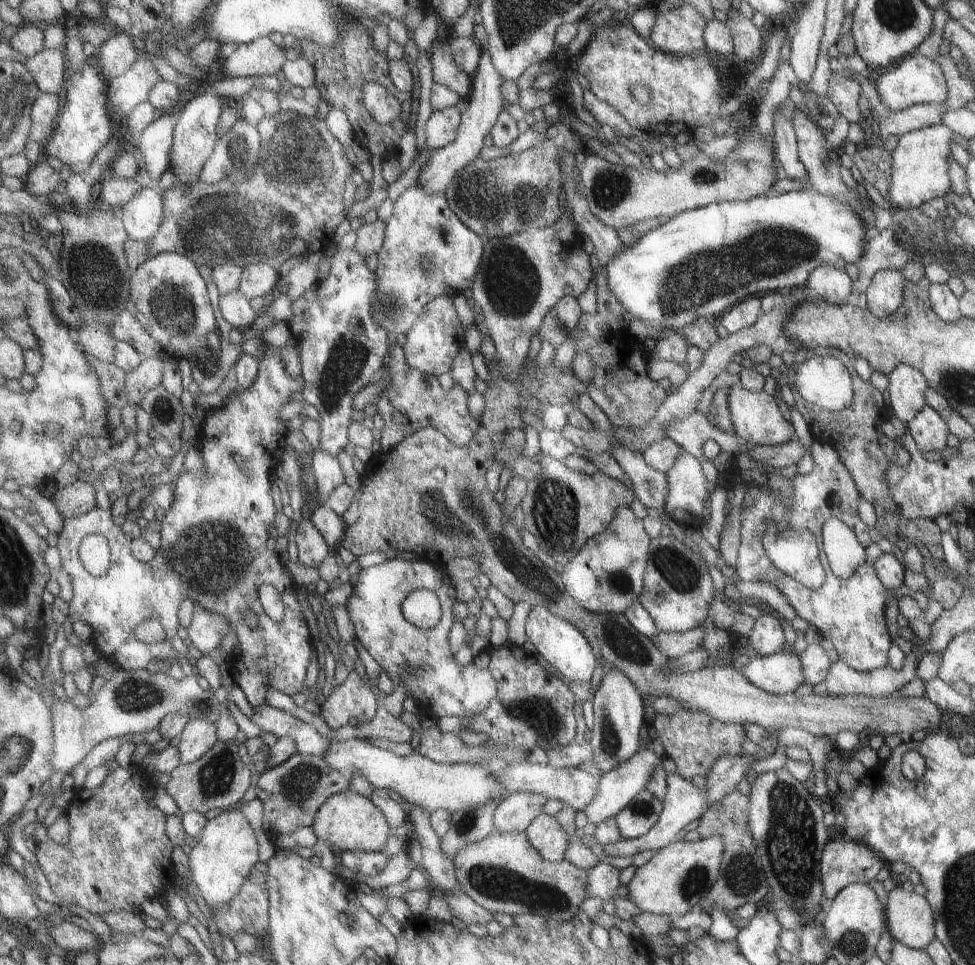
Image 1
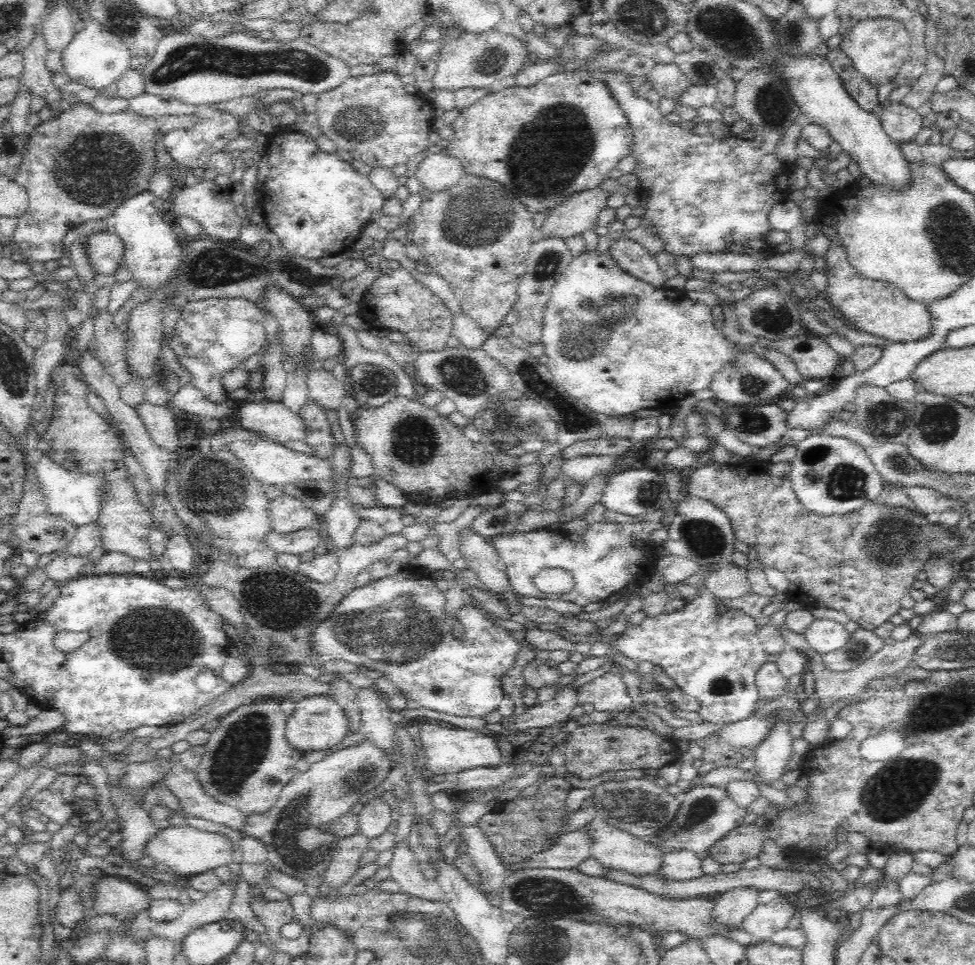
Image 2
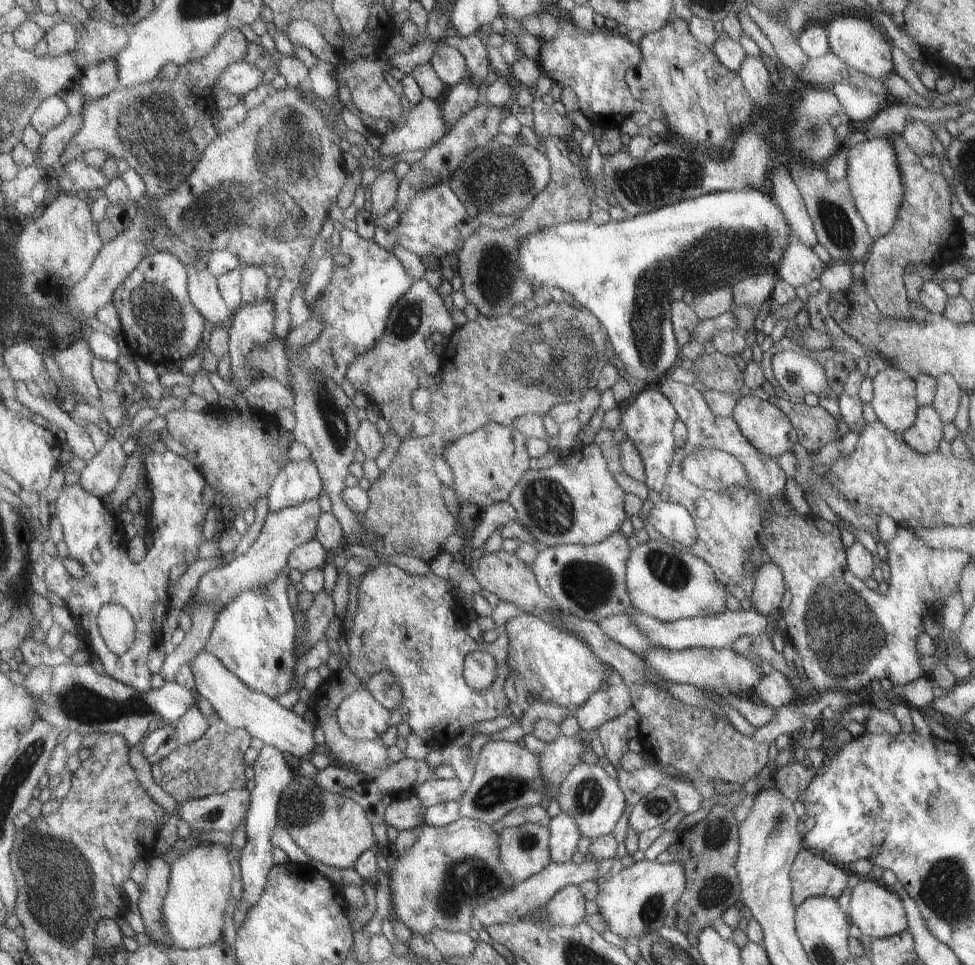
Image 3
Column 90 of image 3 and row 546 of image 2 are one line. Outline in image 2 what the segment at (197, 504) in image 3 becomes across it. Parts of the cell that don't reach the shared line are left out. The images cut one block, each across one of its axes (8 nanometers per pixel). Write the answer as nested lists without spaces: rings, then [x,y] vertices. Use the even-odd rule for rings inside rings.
[[[638,519],[631,524],[601,520],[588,524],[584,535],[576,542],[565,538],[563,533],[553,533],[547,527],[497,534],[489,537],[489,541],[504,563],[506,574],[516,593],[534,598],[552,598],[536,588],[534,577],[545,568],[562,568],[572,575],[573,587],[564,594],[558,594],[556,598],[582,607],[590,602],[604,601],[626,588],[632,580],[638,583],[641,589],[644,582],[655,574],[657,552],[648,540],[658,528],[662,528],[660,521]]]

